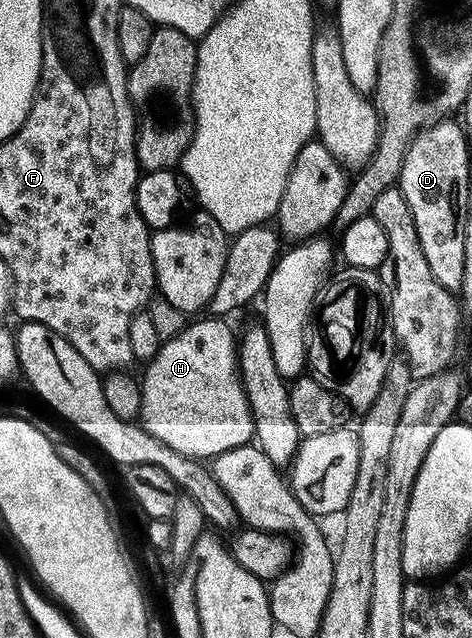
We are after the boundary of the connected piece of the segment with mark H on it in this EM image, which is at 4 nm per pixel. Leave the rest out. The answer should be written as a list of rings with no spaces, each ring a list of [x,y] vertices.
[[[203,316],[195,319],[200,321],[192,320],[173,339],[163,341],[155,358],[146,362],[138,420],[146,433],[173,451],[196,459],[214,459],[254,438],[255,416],[239,373],[236,334],[231,334],[222,316]]]

